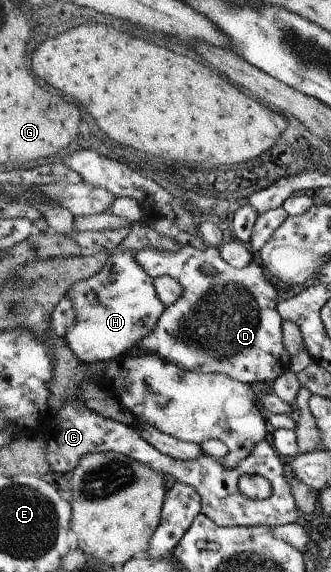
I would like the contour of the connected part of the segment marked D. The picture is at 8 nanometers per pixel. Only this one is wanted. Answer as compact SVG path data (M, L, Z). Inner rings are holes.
M187 245L179 252L159 252L155 248L147 248L138 252L137 260L141 266L153 276L175 276L183 286L185 294L181 300L167 307L163 313L155 332L145 338L141 344L134 345L130 350L131 356L141 354L159 354L169 362L185 370L205 370L209 373L227 374L233 380L243 384L253 382L268 382L279 378L285 371L289 371L289 356L283 350L281 338L281 317L278 308L275 308L275 288L265 278L263 270L255 264L255 259L245 268L235 268L223 260L216 248L200 250L195 246ZM205 266L211 266L215 272L207 274Z

